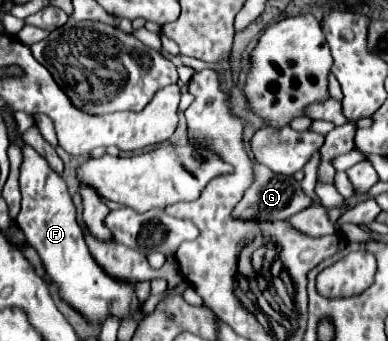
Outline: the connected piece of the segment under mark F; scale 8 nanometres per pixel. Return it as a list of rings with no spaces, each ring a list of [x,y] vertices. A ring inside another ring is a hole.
[[[24,146],[24,152],[22,152],[22,168],[20,168],[20,190],[22,190],[22,210],[16,218],[18,222],[18,228],[24,232],[24,238],[26,242],[38,252],[42,264],[44,264],[44,270],[48,272],[48,276],[52,276],[52,282],[58,286],[58,294],[60,298],[70,306],[74,308],[78,314],[82,314],[90,324],[104,324],[104,320],[112,314],[114,318],[118,318],[120,322],[126,320],[126,318],[132,318],[136,320],[138,324],[144,320],[144,302],[138,300],[136,296],[136,282],[134,280],[120,280],[120,278],[114,278],[110,274],[106,274],[106,270],[92,258],[84,238],[82,238],[82,228],[78,226],[76,222],[76,208],[72,204],[72,198],[66,190],[66,184],[64,180],[52,172],[52,168],[46,164],[46,160],[34,152],[30,146]]]

